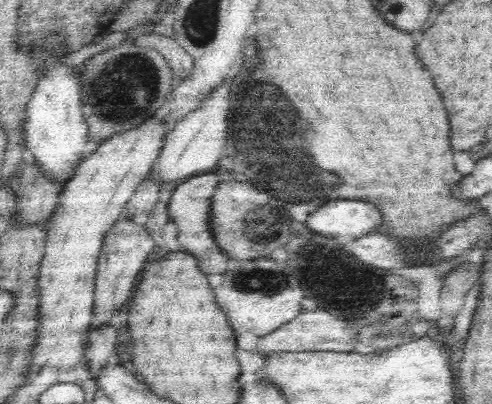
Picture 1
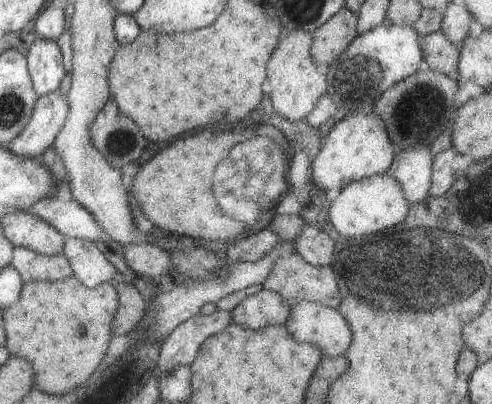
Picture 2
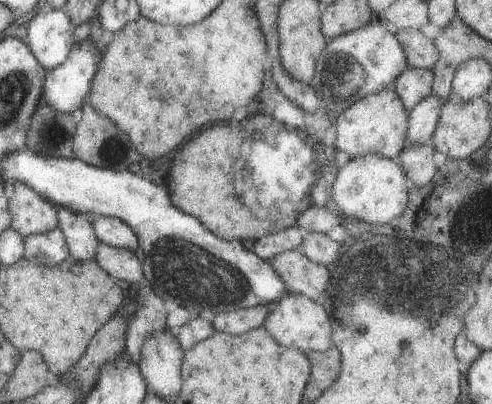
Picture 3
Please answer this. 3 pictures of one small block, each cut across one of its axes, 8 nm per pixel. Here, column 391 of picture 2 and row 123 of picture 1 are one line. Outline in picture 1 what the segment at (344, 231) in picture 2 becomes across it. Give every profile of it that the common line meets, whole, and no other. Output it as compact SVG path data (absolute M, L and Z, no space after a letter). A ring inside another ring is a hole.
M232 78L222 84L206 102L204 108L200 108L196 114L188 114L180 124L174 126L174 130L168 134L168 142L164 146L164 150L160 150L160 156L156 158L156 164L152 166L152 176L156 180L162 180L164 184L176 180L176 178L194 178L204 174L206 168L212 168L218 158L220 152L224 150L224 138L228 136L228 122L230 122L230 84Z

